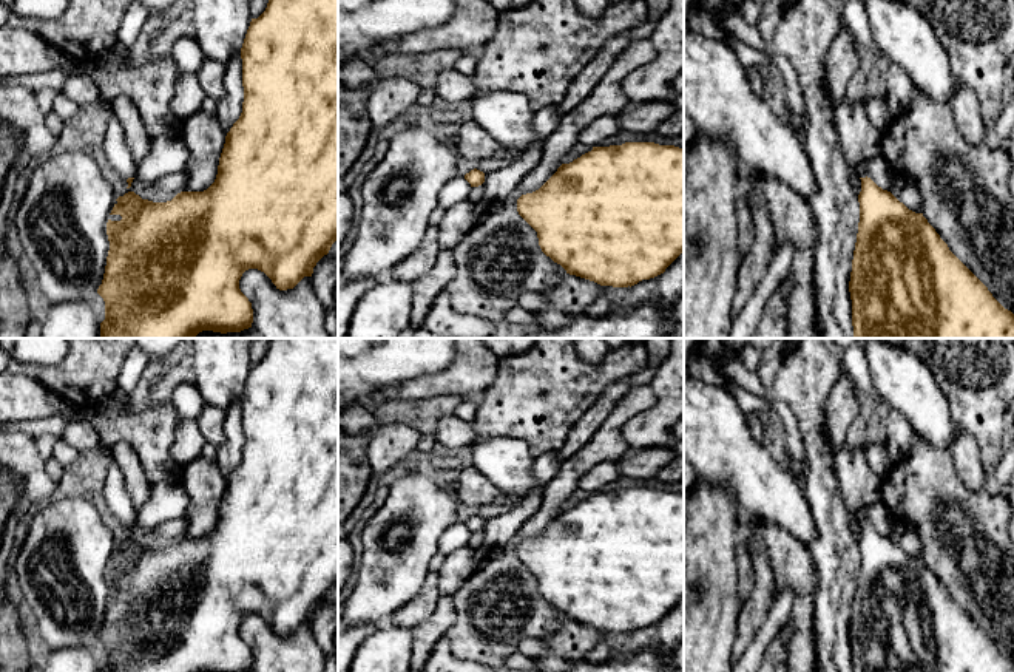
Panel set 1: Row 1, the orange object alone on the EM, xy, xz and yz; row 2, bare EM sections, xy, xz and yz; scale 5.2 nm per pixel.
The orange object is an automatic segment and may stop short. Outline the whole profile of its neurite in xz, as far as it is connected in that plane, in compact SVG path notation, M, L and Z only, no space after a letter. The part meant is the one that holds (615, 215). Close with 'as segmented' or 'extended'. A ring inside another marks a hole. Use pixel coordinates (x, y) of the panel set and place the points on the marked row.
M625 142L622 145L593 147L570 164L562 164L557 171L536 192L517 199L519 215L537 232L542 252L560 264L566 273L576 275L600 286L631 287L642 280L654 278L684 252L684 150L674 145L654 142Z; as segmented

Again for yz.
M866 159L857 167L861 179L860 222L849 292L853 338L1014 338L1014 314L949 250L923 213L909 210L869 176Z; extended

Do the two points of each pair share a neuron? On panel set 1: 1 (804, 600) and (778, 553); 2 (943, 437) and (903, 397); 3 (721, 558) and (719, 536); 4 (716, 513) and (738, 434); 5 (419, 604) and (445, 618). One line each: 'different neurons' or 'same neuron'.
1: same neuron
2: same neuron
3: same neuron
4: different neurons
5: different neurons

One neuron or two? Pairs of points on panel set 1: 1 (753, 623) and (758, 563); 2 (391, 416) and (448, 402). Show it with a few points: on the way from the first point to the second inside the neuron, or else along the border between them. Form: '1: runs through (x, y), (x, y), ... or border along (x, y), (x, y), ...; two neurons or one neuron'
1: runs through (755, 607), (761, 597), (761, 578); one neuron
2: runs through (405, 413), (434, 410); one neuron

